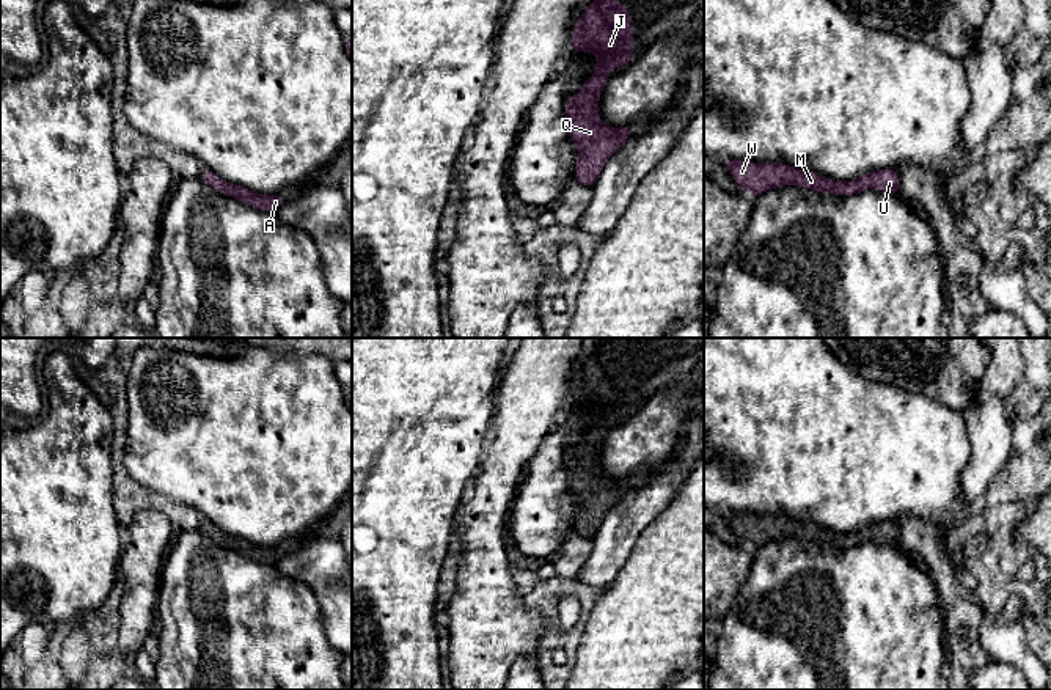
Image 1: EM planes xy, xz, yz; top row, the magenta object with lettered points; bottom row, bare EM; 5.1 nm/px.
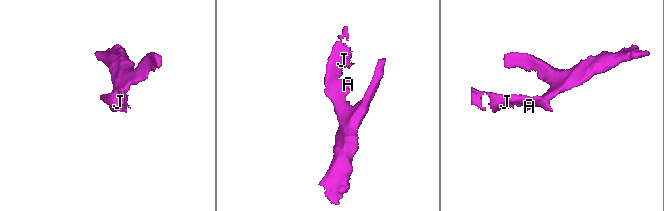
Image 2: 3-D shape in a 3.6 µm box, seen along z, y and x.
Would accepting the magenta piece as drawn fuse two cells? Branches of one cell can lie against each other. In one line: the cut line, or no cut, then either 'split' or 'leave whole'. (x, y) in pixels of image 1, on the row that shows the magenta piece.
cut none; leave whole

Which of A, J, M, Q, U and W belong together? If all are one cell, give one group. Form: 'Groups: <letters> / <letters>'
Groups: A J M Q U W

